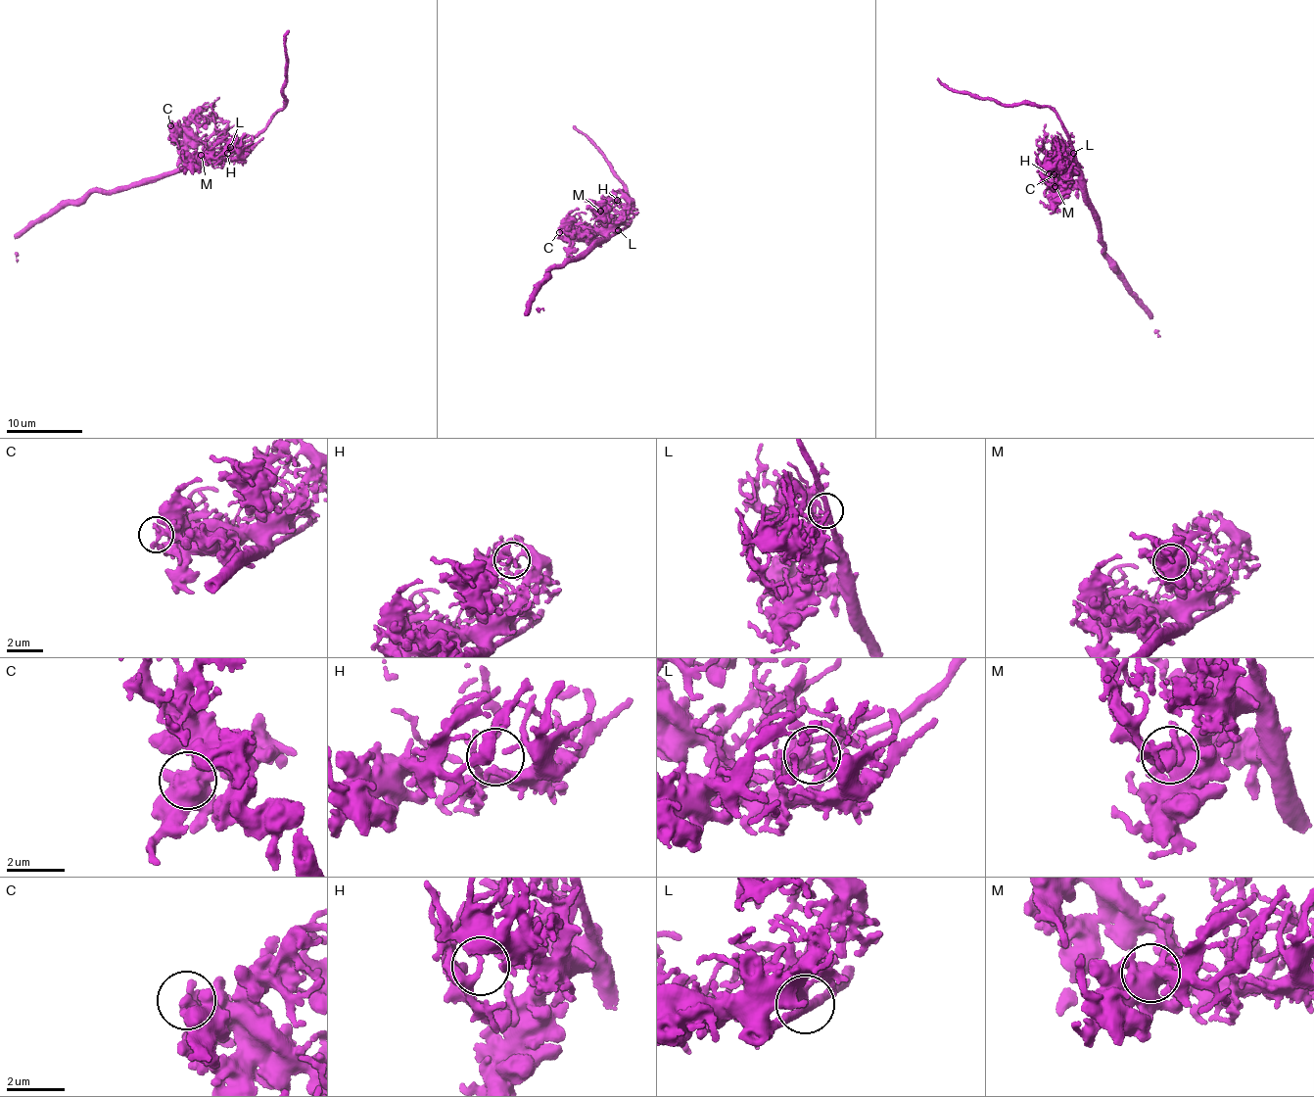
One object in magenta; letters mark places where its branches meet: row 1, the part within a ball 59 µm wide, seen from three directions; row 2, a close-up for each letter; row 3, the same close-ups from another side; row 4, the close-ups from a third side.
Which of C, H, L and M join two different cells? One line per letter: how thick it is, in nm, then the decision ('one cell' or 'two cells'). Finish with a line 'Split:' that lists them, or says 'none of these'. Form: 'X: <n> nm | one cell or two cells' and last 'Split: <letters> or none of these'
C: 320 nm | one cell
H: 240 nm | one cell
L: 280 nm | one cell
M: 420 nm | one cell
Split: none of these

